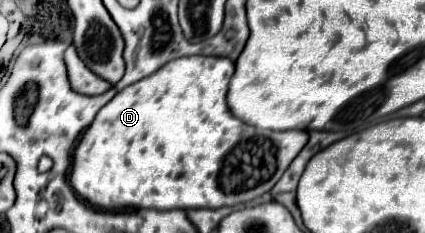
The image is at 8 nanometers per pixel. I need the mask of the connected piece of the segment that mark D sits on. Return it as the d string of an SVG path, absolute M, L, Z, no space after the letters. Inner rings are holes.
M183 56L121 90L99 110L75 148L71 172L75 192L89 204L115 212L135 208L221 208L243 204L269 192L293 162L295 154L301 152L301 146L305 146L307 132L259 130L237 120L225 100L233 72L235 64L229 58Z

